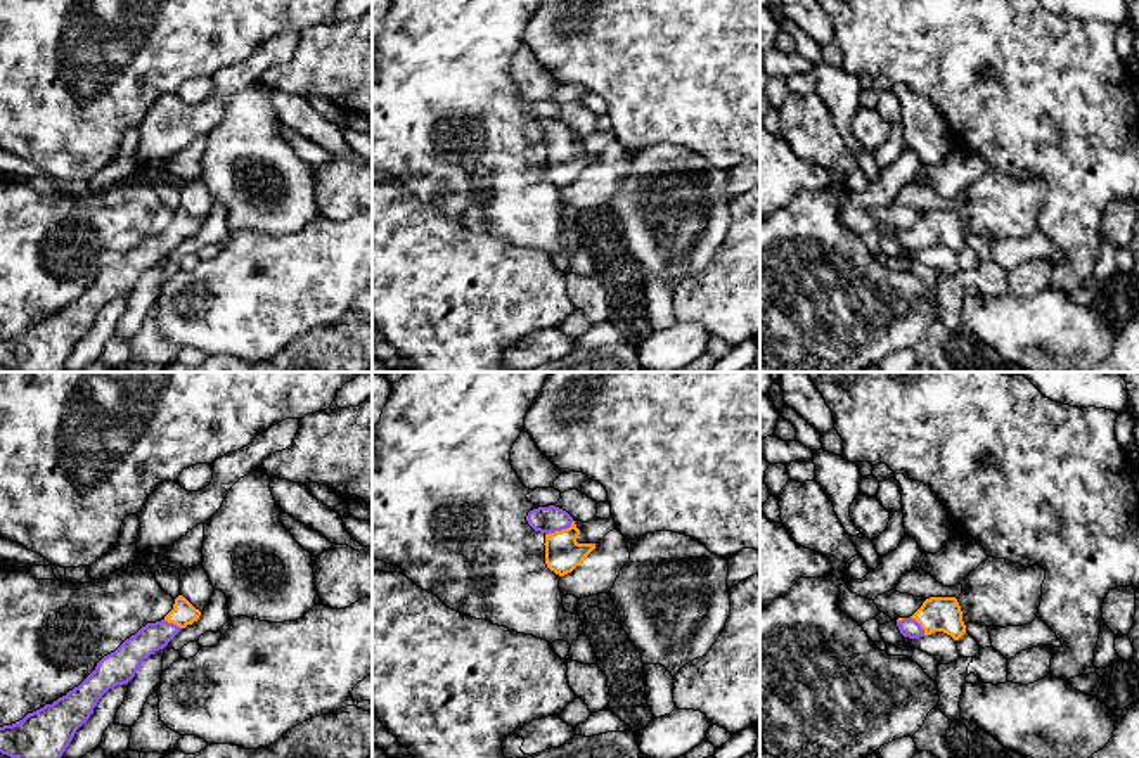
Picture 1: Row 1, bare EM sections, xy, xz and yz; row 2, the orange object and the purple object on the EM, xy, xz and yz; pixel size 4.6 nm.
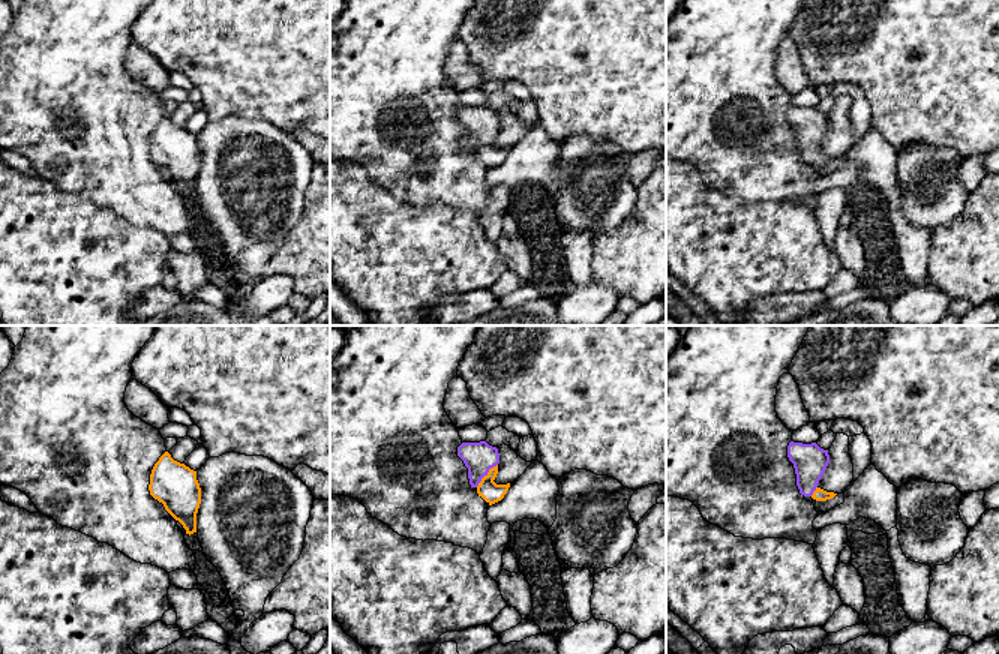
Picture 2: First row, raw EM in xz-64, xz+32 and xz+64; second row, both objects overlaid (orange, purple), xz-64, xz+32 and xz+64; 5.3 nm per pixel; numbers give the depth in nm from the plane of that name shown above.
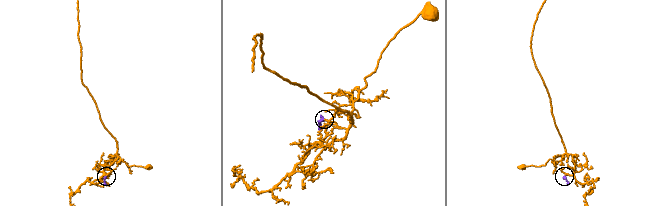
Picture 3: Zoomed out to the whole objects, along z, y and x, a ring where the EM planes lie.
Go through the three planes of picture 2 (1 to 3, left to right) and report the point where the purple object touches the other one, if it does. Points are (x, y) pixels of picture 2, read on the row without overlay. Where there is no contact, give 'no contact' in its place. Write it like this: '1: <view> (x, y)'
1: no contact
2: xz+32 (488, 138)
3: xz+64 (815, 155)

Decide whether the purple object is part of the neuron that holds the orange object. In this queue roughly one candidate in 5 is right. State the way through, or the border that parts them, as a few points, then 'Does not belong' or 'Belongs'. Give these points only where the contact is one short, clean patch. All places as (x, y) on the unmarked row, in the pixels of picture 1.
Path across: xz (563, 165), (561, 142), (551, 132), (546, 132). Belongs

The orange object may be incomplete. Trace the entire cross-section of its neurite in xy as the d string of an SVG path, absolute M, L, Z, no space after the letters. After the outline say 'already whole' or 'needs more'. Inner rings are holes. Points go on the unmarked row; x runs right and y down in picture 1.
M178 208L161 234L147 235L114 265L104 268L78 299L23 332L0 339L0 365L17 372L61 372L99 312L109 301L128 296L145 270L166 260L199 228L201 223Z | needs more

